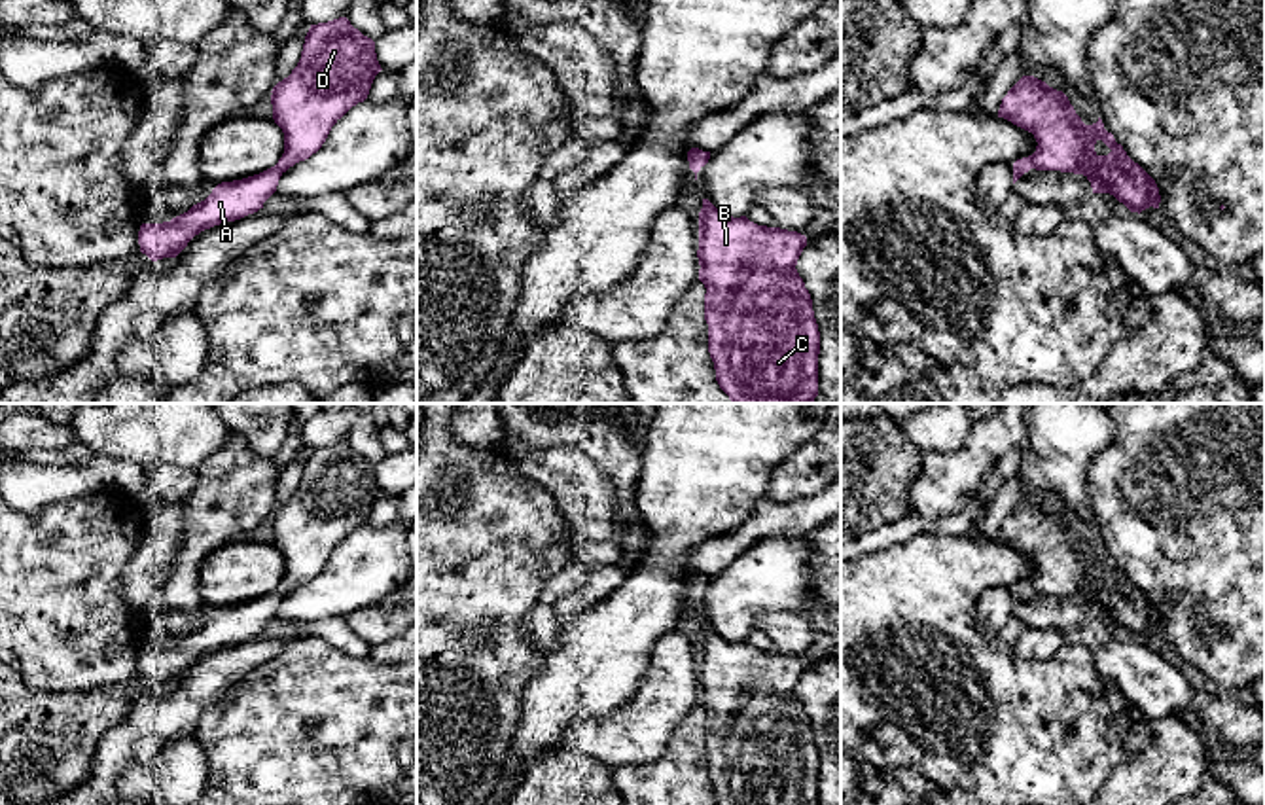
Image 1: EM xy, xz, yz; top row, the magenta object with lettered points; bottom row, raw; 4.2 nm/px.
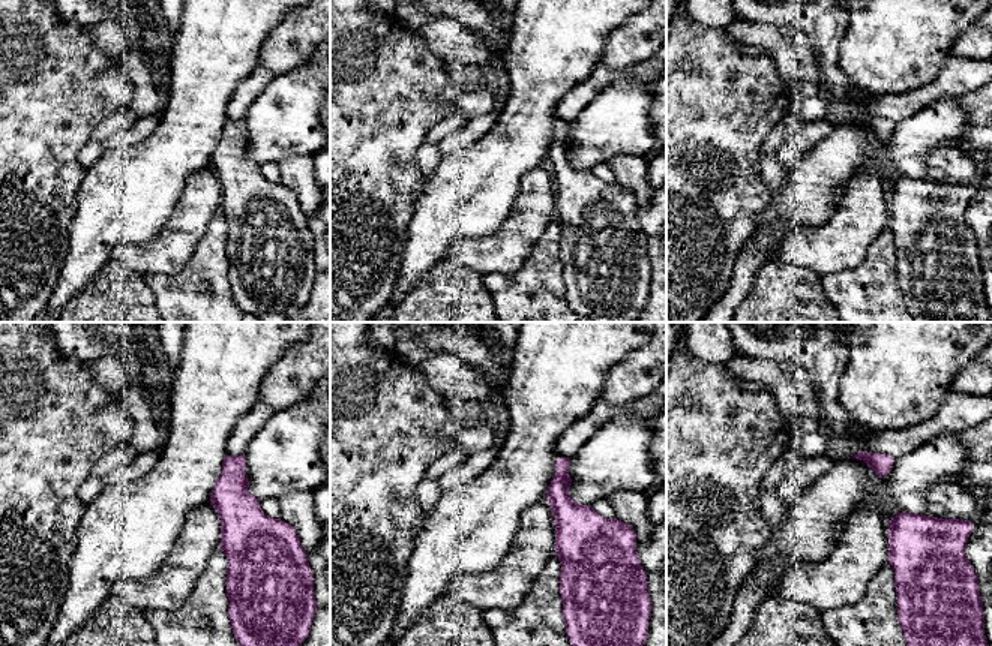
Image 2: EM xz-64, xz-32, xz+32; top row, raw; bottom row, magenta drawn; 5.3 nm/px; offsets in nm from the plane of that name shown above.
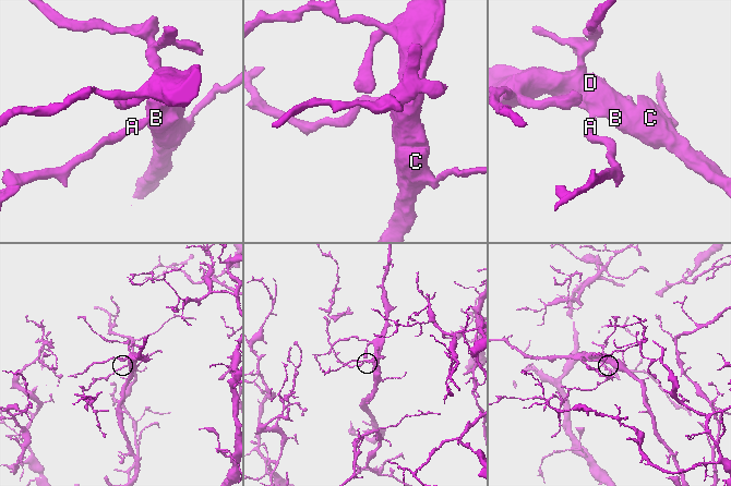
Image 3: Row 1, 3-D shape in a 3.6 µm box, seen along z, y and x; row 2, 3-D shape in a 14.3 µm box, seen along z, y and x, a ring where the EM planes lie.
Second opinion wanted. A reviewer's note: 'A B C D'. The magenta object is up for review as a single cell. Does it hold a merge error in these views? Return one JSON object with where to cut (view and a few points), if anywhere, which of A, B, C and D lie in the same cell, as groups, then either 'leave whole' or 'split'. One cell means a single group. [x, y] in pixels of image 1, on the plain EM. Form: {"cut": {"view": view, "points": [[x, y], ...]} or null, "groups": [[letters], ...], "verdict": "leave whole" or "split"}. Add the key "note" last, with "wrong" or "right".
{"cut": null, "groups": [["A", "B", "C", "D"]], "verdict": "leave whole", "note": "right"}

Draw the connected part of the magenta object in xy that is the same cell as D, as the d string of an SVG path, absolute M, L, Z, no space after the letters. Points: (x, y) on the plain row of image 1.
M347 441L311 449L297 491L271 515L273 544L284 557L278 587L259 599L218 608L205 625L170 646L142 648L140 676L151 686L176 682L201 655L263 633L280 600L316 578L331 551L367 523L381 494L375 466Z

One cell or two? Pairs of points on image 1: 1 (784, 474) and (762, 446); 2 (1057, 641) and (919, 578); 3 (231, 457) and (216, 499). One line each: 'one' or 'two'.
1: two
2: two
3: one

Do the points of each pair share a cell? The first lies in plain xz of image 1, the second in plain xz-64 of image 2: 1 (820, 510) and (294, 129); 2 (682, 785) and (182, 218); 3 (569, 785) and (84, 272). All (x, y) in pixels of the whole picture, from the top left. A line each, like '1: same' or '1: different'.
1: different
2: different
3: different

